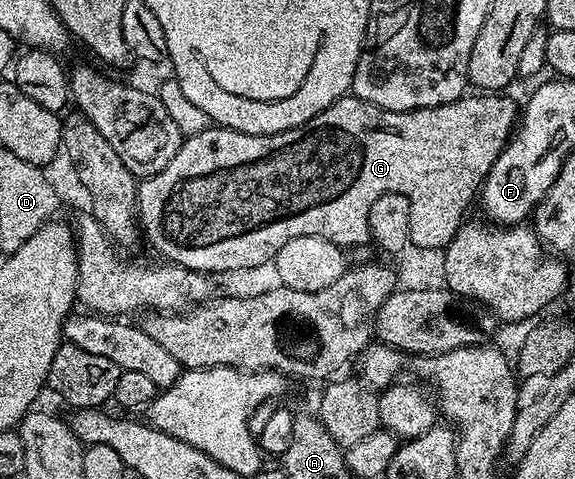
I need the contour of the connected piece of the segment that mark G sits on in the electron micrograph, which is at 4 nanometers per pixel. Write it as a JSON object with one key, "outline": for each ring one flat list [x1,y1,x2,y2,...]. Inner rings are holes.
{"outline":[[347,95,339,101,334,101,320,115,316,115,308,123,283,133,260,135,253,137,235,129,211,127,200,131,200,135,192,135,183,140,180,151,172,158,172,163,164,167,154,177,148,177,137,182,137,224,140,226,141,236,150,240,150,245,158,253,163,253,167,262,182,265,185,269,194,269,197,273,215,275,214,273,238,273,241,269,258,269,261,265,269,266,274,256,288,243,290,239,300,239,304,235,316,235,328,239,332,243,343,247,349,245,370,245,372,238,369,229,369,208,372,203,388,192,402,193,411,201,411,233,410,243,420,248,438,248,445,250,452,238,458,233,458,228,464,224,467,216,466,208,475,204,488,171,501,155,506,142,510,140,516,122,520,117,519,106,514,106,506,95,463,95,457,101,447,105,437,105,427,109,413,109,412,111,388,111,368,103,364,99]]}

